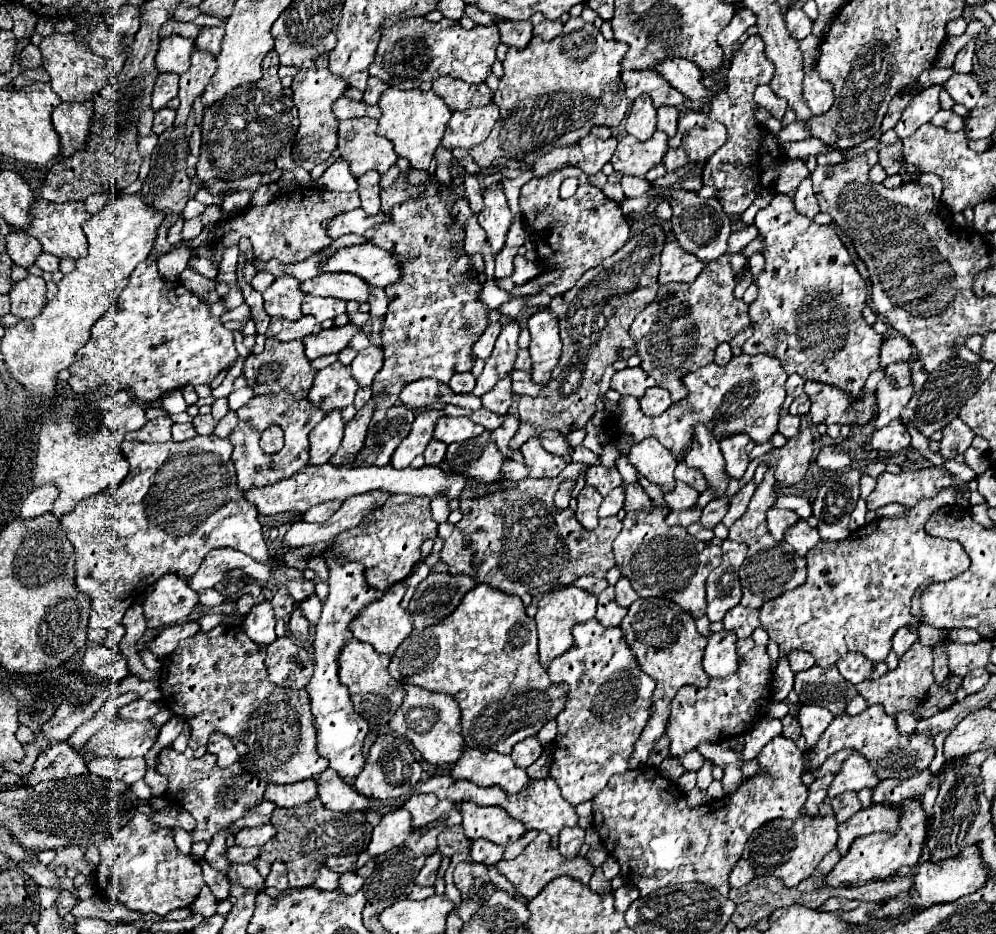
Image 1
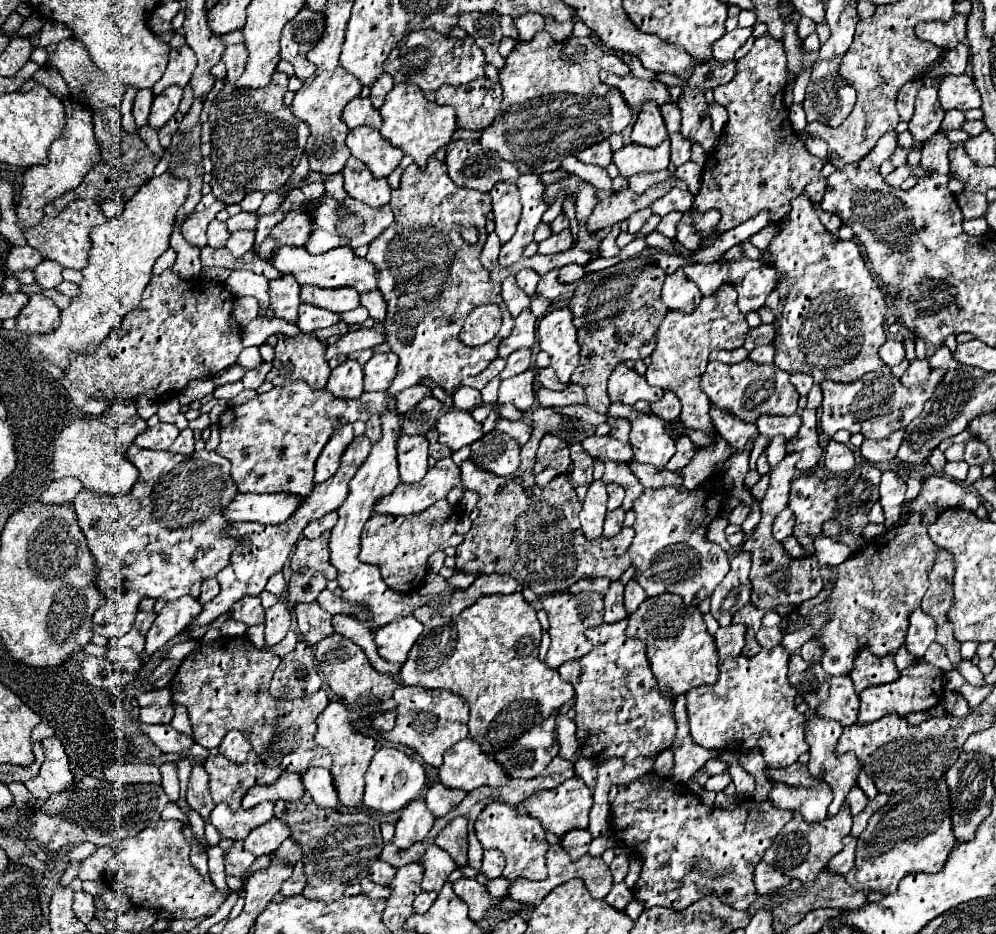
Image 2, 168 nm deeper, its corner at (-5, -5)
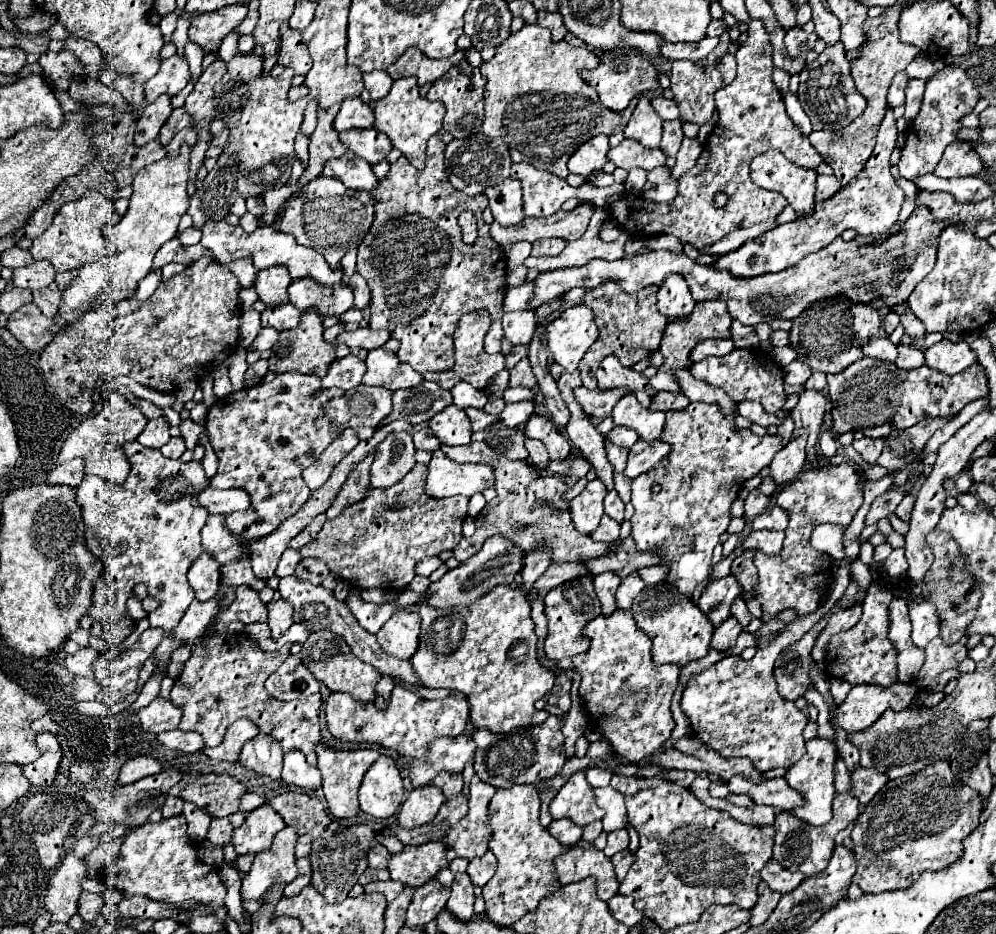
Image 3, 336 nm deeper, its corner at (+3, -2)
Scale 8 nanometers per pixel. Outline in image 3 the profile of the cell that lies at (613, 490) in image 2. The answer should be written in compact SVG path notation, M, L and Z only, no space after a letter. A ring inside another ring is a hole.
M610 490L606 494L606 498L604 498L604 510L616 522L622 522L624 520L624 502L620 500L620 496L618 496L616 490Z

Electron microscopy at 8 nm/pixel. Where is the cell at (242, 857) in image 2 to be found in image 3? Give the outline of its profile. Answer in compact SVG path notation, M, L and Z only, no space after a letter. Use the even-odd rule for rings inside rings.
M214 818L212 824L210 824L206 840L210 840L218 848L222 848L228 842L232 842L232 826L230 826L228 818Z

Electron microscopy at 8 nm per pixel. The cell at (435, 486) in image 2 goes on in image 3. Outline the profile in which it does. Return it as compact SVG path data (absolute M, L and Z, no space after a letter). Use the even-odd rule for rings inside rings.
M442 450L432 454L428 464L428 478L424 492L430 498L444 496L474 496L492 486L492 468L486 464L458 464L450 460Z

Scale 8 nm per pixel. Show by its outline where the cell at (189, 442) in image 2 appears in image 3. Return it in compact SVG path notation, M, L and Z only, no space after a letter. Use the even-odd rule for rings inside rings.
M182 436L170 438L170 442L160 448L160 452L162 452L166 458L180 458L180 456L184 454L184 450L186 450L186 446L184 446L184 438L182 438Z

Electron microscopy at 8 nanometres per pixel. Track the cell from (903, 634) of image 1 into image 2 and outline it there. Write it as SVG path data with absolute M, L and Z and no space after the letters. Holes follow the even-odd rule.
M920 607L912 611L910 625L908 625L908 635L906 635L906 649L914 657L924 657L928 645L936 639L936 621L928 617Z

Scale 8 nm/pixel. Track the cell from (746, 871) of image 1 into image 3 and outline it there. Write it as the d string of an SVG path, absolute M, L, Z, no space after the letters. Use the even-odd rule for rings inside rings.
M770 860L764 870L760 872L762 880L772 888L772 890L778 890L780 894L786 894L790 890L794 890L802 880L804 876L800 872L790 872L786 868L782 868L778 862Z

